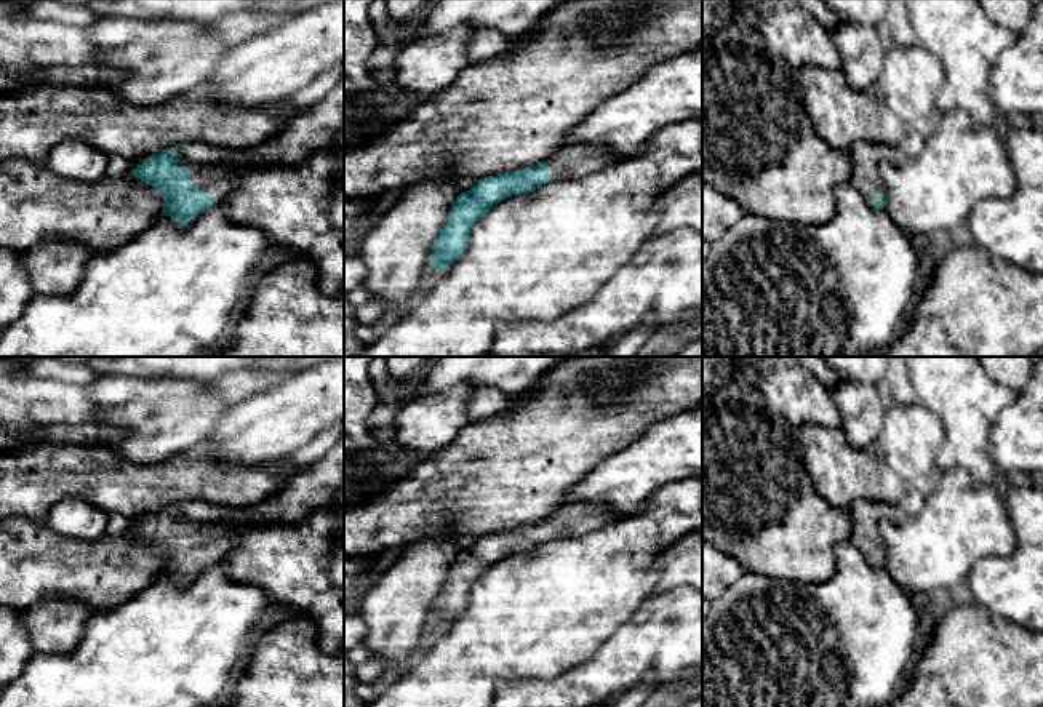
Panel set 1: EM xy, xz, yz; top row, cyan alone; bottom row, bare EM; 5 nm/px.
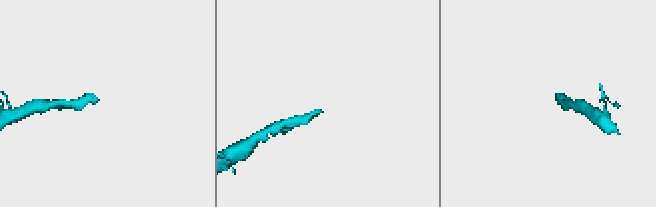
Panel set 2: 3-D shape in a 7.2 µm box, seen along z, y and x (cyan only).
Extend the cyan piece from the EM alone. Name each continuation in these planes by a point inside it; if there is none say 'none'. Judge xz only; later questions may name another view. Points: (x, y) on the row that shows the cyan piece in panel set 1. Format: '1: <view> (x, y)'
1: xz (575, 160)

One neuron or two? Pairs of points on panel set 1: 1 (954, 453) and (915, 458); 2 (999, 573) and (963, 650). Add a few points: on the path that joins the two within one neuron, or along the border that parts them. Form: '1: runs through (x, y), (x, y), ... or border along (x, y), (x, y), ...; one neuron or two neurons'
1: border along (938, 416), (943, 442), (936, 464), (941, 472); two neurons
2: border along (975, 600), (995, 616), (1016, 624); two neurons

